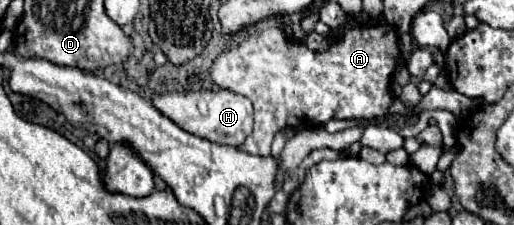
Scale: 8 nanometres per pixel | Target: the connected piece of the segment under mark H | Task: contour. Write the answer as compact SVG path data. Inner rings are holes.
M197 89L197 91L173 91L173 93L155 93L151 97L153 107L169 117L173 123L177 123L187 133L193 133L201 139L221 143L221 145L241 145L247 135L253 131L253 107L251 101L243 95L237 95L233 91L209 91L209 89Z

